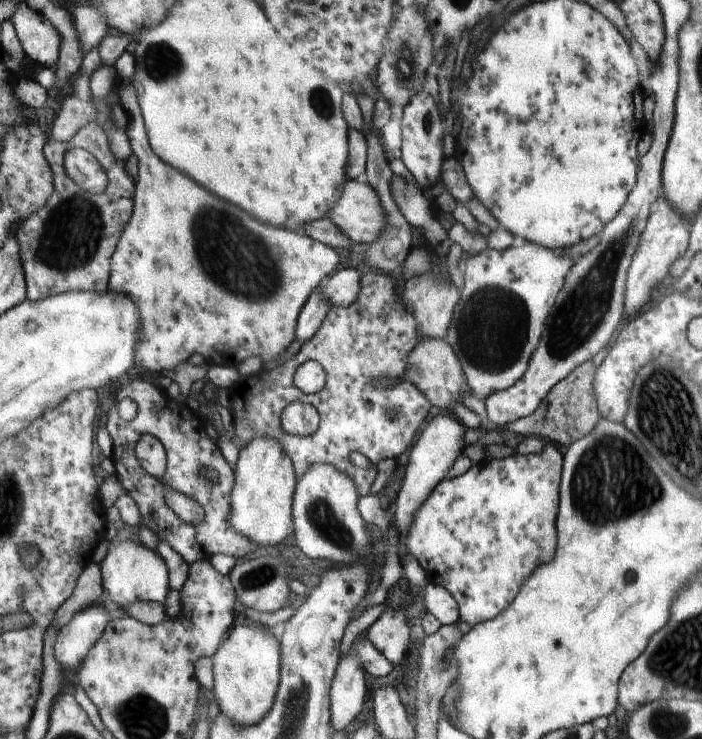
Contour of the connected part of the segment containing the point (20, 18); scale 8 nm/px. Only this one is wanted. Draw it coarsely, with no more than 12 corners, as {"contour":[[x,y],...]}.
{"contour":[[28,2],[12,19],[33,62],[55,68],[62,32]]}

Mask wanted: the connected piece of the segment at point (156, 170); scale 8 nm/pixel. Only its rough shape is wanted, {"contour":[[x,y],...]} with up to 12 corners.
{"contour":[[154,150],[110,290],[140,366],[276,362],[340,258]]}

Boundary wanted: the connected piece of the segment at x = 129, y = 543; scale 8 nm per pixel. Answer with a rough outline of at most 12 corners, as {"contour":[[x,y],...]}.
{"contour":[[136,540],[113,541],[101,564],[117,604],[166,605],[166,560]]}

